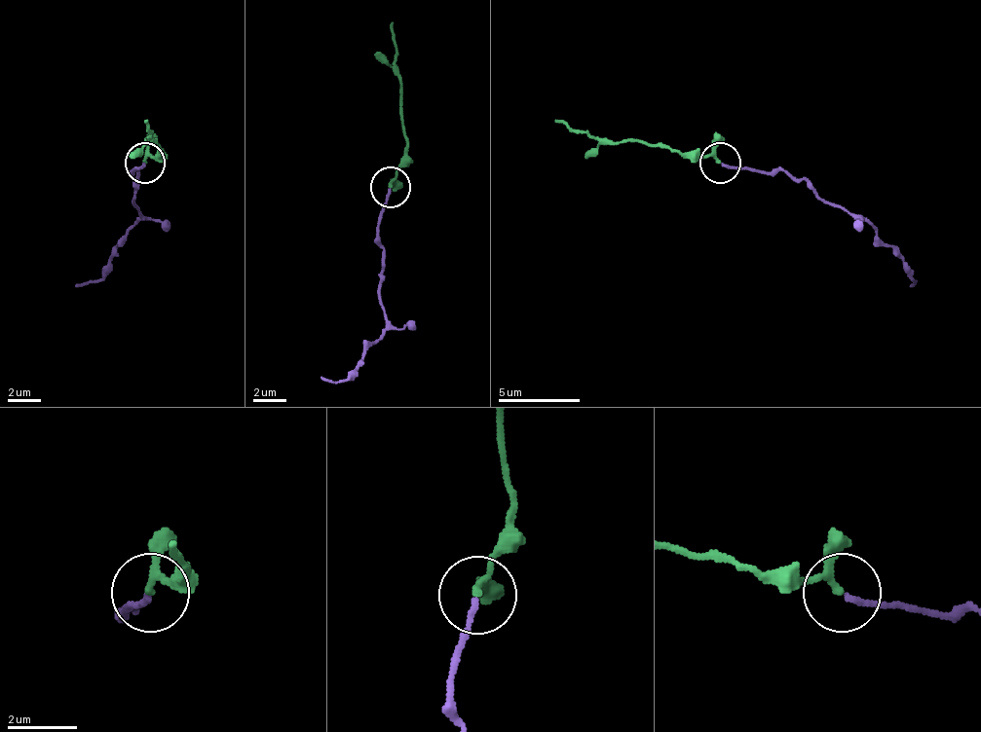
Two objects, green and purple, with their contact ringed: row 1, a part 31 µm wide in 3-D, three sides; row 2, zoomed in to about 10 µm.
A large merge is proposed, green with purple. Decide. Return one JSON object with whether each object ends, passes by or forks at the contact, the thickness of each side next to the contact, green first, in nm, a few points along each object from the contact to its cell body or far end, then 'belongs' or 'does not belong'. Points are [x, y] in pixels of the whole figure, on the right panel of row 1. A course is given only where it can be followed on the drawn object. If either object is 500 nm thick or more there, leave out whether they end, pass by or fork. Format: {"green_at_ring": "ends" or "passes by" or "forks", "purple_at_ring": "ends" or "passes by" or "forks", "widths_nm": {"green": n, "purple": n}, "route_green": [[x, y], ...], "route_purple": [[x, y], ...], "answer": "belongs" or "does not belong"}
{"green_at_ring": "passes by", "purple_at_ring": "ends", "widths_nm": {"green": 170, "purple": 160}, "route_green": [[721, 162], [586, 137], [553, 121]], "route_purple": [[721, 162], [762, 173], [786, 169], [827, 201], [863, 218], [916, 283], [908, 287]], "answer": "belongs"}

